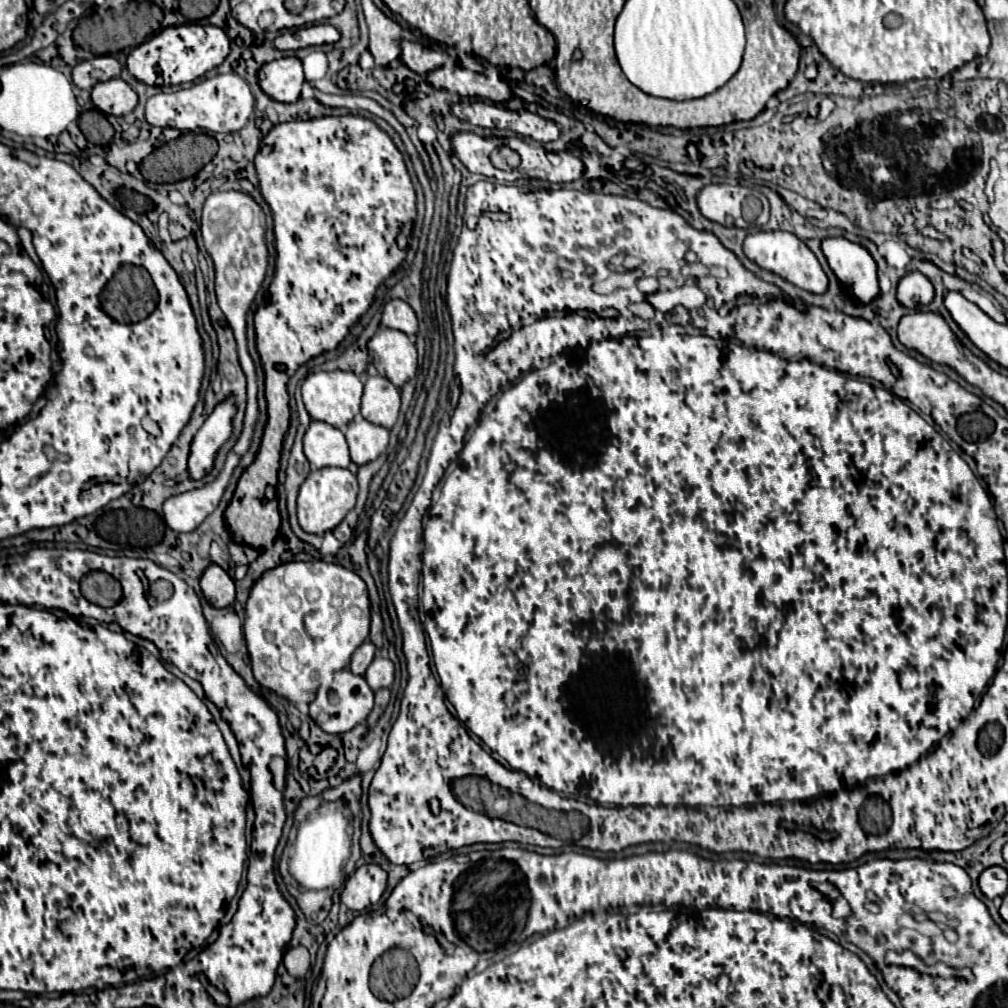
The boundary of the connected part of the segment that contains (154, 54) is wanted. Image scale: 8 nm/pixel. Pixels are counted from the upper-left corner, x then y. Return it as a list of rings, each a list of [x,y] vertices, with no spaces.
[[[186,23],[166,27],[152,35],[146,43],[132,49],[128,55],[128,71],[146,85],[180,85],[202,77],[206,71],[218,67],[230,53],[230,38],[225,30],[214,25]]]

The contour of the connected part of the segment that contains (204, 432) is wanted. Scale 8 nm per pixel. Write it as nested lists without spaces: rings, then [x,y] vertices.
[[[226,399],[220,403],[214,413],[206,419],[206,423],[200,427],[196,437],[192,439],[190,459],[188,459],[188,471],[194,479],[200,479],[204,473],[212,469],[216,451],[228,441],[232,435],[232,417],[234,417],[236,405],[232,399]]]

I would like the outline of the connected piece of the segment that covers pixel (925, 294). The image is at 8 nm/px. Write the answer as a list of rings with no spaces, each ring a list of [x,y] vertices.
[[[912,271],[906,277],[902,277],[898,285],[898,301],[904,307],[914,309],[918,305],[928,305],[932,299],[934,299],[934,285],[926,275],[922,275],[920,271]]]

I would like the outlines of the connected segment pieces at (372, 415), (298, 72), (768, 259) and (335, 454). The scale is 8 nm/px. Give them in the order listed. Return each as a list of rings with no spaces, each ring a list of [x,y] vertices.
[[[368,377],[361,399],[361,415],[374,425],[392,429],[400,411],[400,389],[394,387],[386,377]]]
[[[282,57],[262,65],[258,71],[258,83],[266,95],[282,103],[294,103],[300,97],[304,83],[302,61],[298,57]]]
[[[768,231],[750,233],[744,241],[744,253],[750,261],[758,263],[762,269],[776,273],[782,279],[788,279],[800,289],[806,289],[810,293],[824,293],[828,289],[828,277],[822,271],[816,255],[794,233],[768,233]]]
[[[322,421],[310,423],[304,435],[304,455],[316,469],[350,465],[350,453],[344,433]]]

